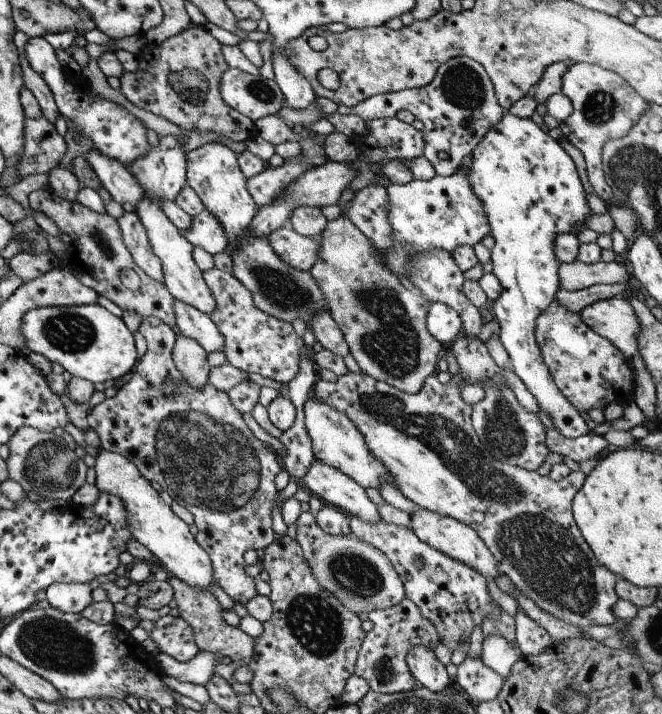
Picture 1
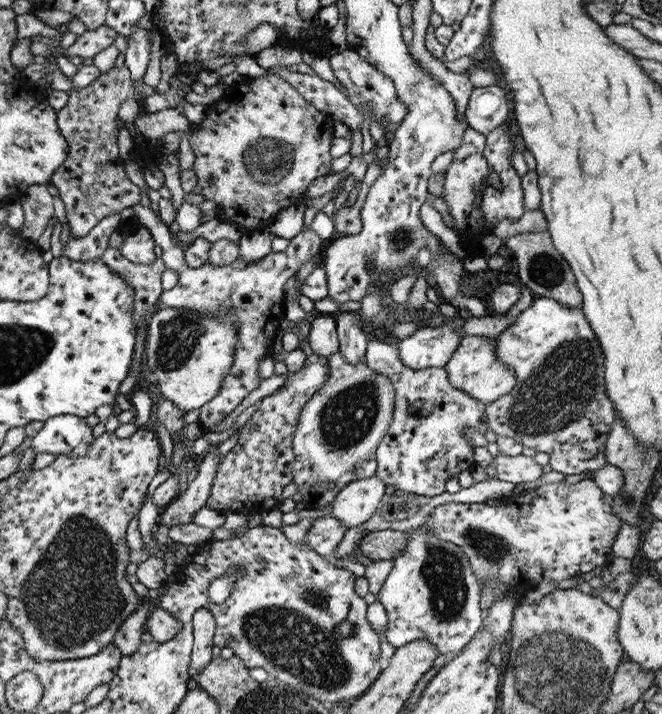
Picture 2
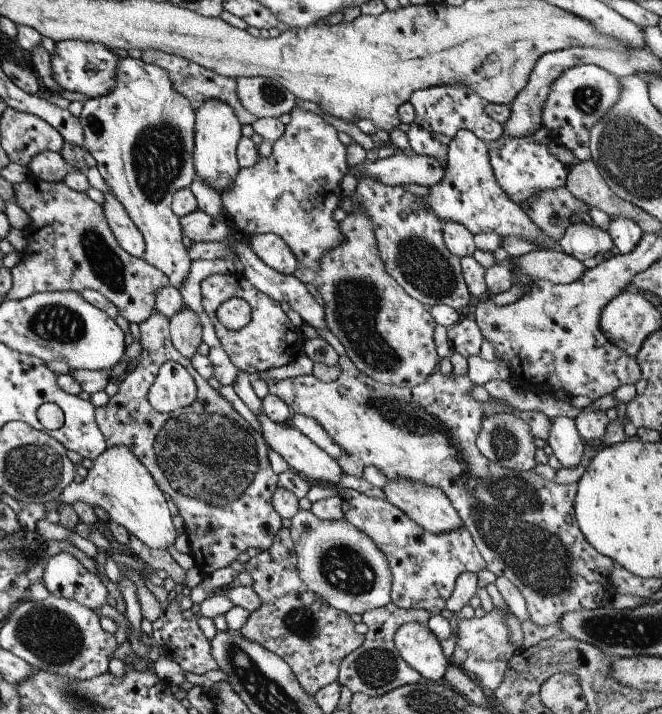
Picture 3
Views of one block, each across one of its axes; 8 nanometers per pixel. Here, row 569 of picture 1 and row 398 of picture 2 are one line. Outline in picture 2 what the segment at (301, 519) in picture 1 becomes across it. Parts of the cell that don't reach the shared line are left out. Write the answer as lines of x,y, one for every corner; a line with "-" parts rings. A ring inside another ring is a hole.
337,352
327,359
328,378
301,407
292,438
293,459
291,482
295,484
301,502
307,510
325,508
345,485
375,472
374,453
389,427
394,405
394,389
385,376
372,372
364,362
346,364

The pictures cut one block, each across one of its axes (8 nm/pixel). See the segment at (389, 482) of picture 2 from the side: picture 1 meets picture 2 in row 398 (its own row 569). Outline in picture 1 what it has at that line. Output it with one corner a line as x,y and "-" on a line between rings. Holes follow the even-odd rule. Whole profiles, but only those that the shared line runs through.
347,517
349,528
359,540
367,542
369,546
373,546
382,552
387,558
388,562
393,565
395,572
398,574
399,580
402,582
404,588
404,598
409,599
419,610
419,614
423,616
427,622
435,627
435,634
437,634
438,644
443,644
447,650
452,652
462,642
469,642
469,636
475,626
481,626
485,618
497,618
501,614
501,608
490,598
485,585
483,576
479,576
473,568
455,562
451,558
447,558
445,554
441,554
438,550
433,550
424,542
421,542
412,530
405,528
405,526
395,526
389,524
383,519
373,524
361,522
359,518

